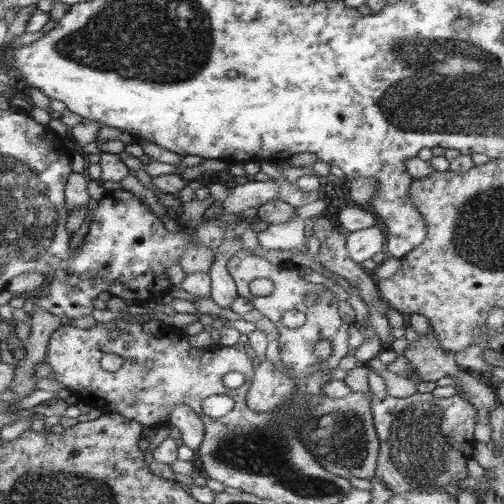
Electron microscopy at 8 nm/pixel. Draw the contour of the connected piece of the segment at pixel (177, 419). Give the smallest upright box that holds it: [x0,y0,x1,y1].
[168,404,205,450]

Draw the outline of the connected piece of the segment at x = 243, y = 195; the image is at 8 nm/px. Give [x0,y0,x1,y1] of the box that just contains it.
[209,181,280,216]

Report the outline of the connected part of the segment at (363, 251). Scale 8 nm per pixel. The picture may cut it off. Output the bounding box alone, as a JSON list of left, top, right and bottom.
[346,226,386,265]

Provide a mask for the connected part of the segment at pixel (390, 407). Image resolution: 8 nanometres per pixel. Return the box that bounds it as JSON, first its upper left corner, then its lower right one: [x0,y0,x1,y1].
[369,368,476,495]

